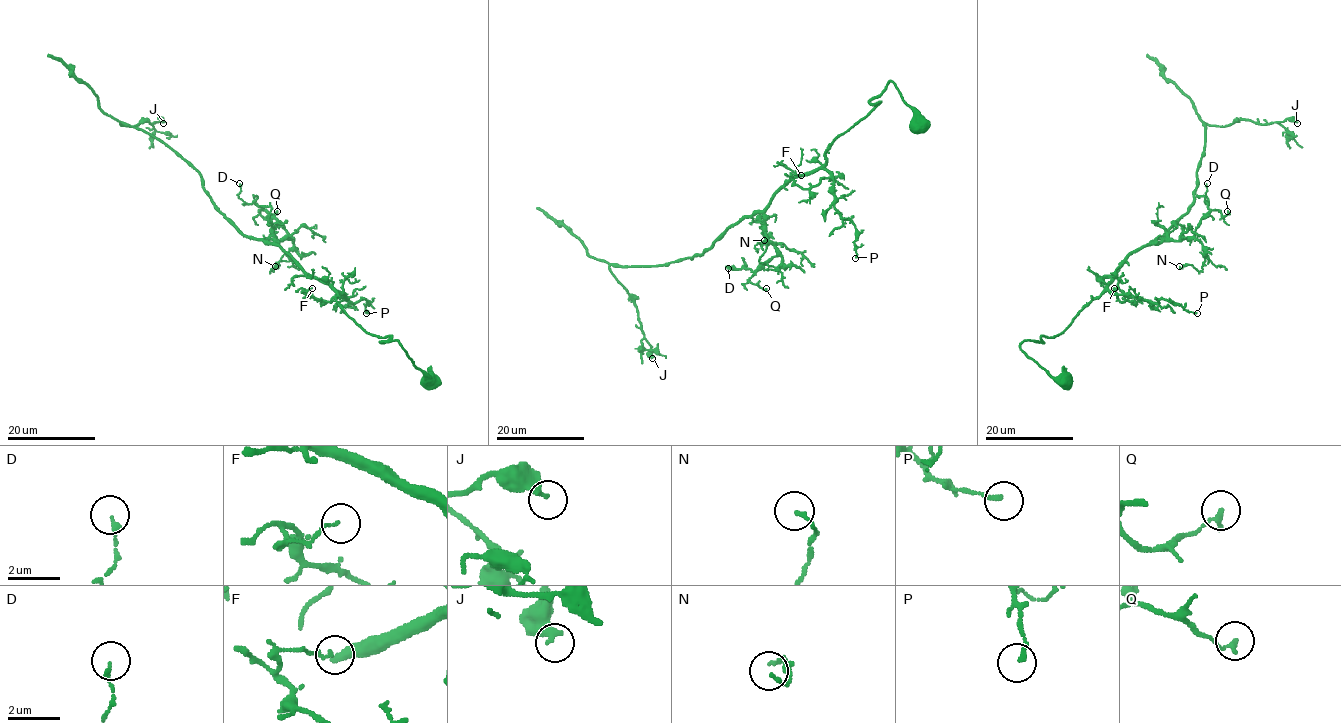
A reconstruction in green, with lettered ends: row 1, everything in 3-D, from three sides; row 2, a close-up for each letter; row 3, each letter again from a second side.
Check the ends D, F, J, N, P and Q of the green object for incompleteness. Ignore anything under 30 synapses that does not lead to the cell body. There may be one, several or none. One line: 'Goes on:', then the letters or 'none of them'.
Goes on: none of them

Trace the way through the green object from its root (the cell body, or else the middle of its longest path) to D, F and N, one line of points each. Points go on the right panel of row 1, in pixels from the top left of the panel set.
D: (1065, 378), (1053, 378), (1020, 344), (1061, 333), (1137, 249), (1191, 237), (1210, 211), (1207, 183)
F: (1065, 378), (1053, 378), (1020, 344), (1061, 333), (1105, 291), (1121, 301), (1127, 299), (1114, 288)
N: (1065, 378), (1053, 378), (1020, 344), (1061, 333), (1144, 246), (1197, 239), (1205, 250), (1202, 270), (1179, 266)

